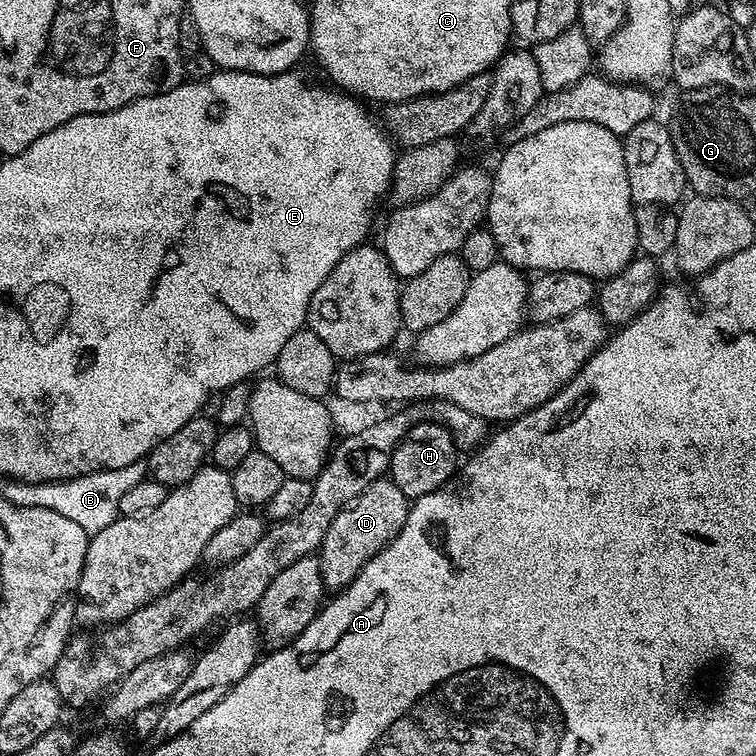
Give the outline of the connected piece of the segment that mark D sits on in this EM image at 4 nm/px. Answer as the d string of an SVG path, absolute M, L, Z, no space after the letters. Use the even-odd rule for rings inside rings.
M381 478L366 486L330 521L330 530L320 543L318 555L325 589L343 590L375 556L402 530L410 502L390 478Z

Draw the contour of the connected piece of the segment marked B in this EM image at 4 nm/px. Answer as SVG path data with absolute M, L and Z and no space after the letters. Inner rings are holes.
M144 460L134 462L130 466L122 466L118 470L102 470L94 474L79 476L73 480L61 480L50 484L25 484L8 482L2 488L2 494L10 502L27 508L45 508L54 510L54 514L62 514L62 518L70 518L70 522L78 522L82 530L95 534L106 530L120 516L120 503L133 486L138 486L146 478Z

